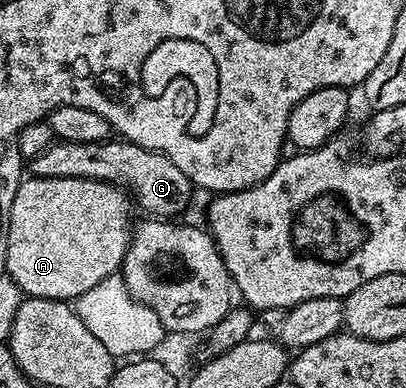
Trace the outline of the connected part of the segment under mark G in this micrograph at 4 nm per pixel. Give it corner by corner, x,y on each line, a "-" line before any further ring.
110,140
107,142
54,141
43,152
28,159
27,170
34,178
90,178
112,182
124,188
146,210
146,215
161,220
173,220
189,206
189,193
195,190
192,182
167,156
143,148
134,142

